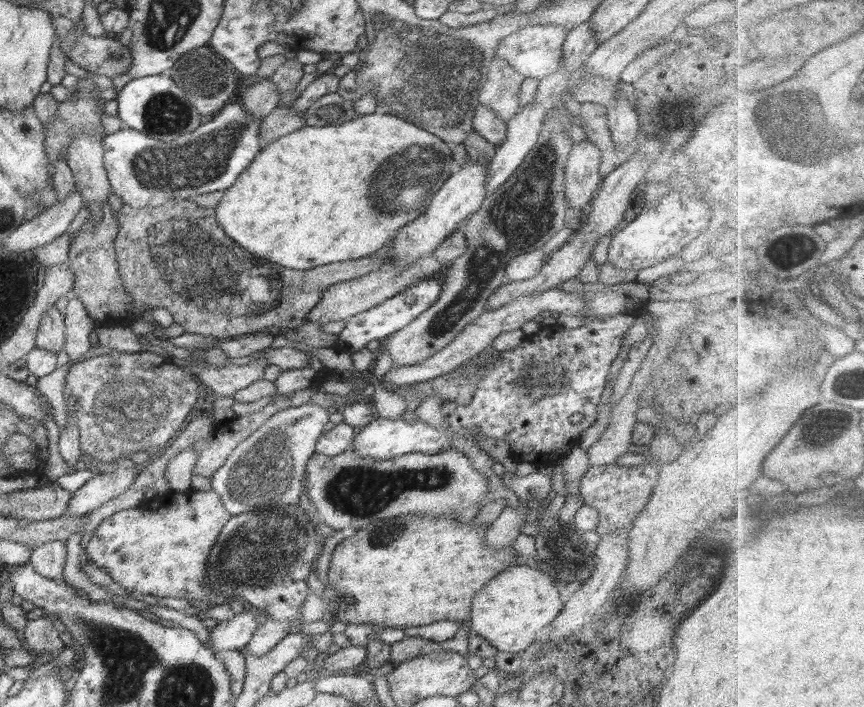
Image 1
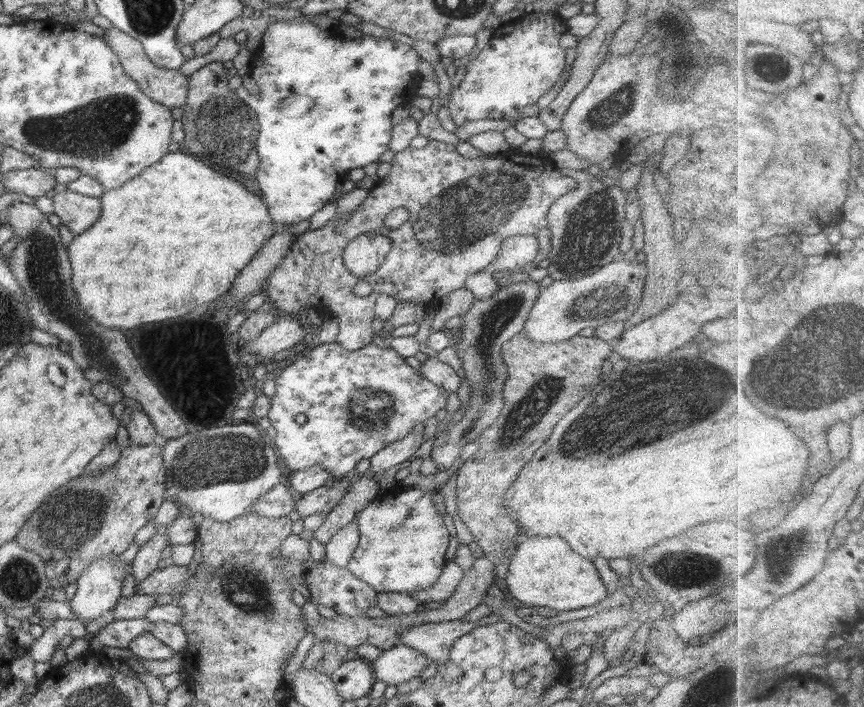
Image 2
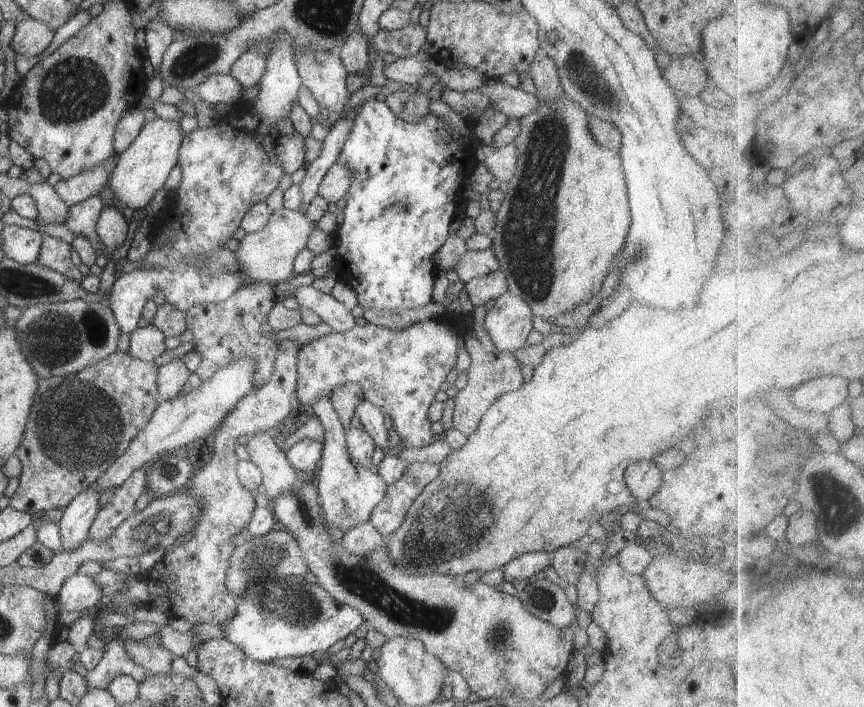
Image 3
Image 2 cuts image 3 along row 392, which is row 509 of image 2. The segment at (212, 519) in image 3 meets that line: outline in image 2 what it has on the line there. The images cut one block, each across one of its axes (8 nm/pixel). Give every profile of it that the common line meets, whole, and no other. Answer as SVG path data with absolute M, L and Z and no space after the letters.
M285 480L275 484L268 492L265 492L249 508L249 512L255 512L258 516L268 518L288 517L288 514L295 510L296 501Z

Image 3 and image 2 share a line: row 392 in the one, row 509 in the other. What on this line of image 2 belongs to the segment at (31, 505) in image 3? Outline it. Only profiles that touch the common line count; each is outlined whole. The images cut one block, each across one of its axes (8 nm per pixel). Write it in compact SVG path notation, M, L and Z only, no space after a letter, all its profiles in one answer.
M162 444L124 447L113 467L91 475L80 475L56 489L30 515L17 532L15 541L26 550L34 551L45 562L45 574L50 587L65 588L76 583L82 571L97 558L107 554L122 554L134 542L140 528L152 521L162 506L166 492L166 467L162 458Z

